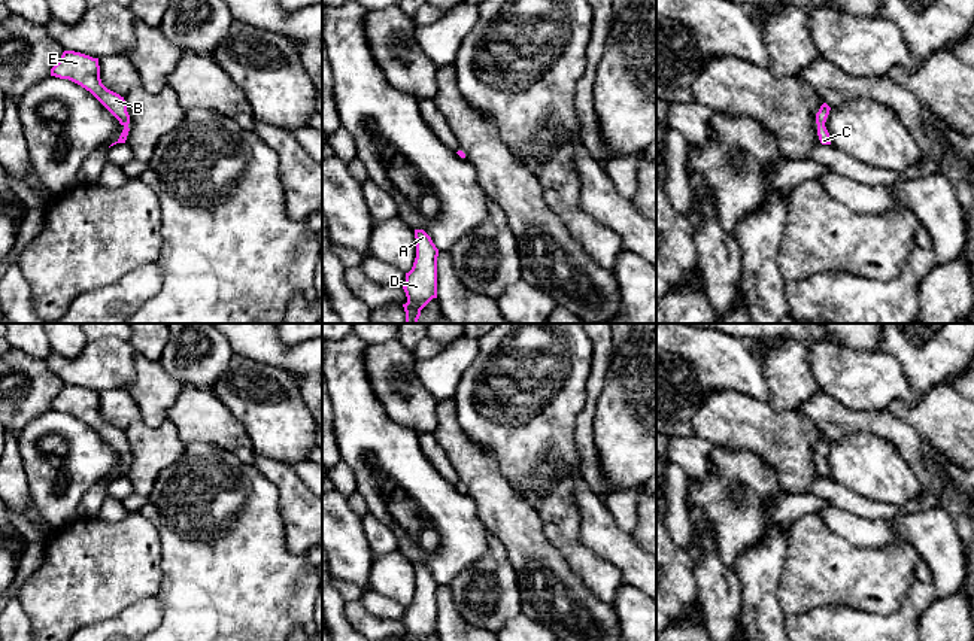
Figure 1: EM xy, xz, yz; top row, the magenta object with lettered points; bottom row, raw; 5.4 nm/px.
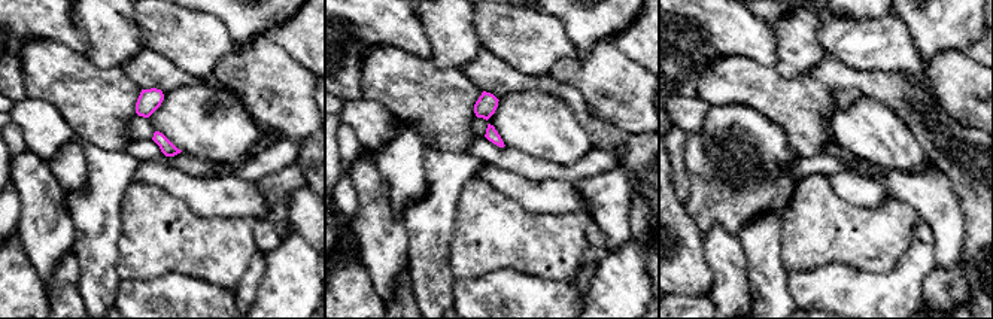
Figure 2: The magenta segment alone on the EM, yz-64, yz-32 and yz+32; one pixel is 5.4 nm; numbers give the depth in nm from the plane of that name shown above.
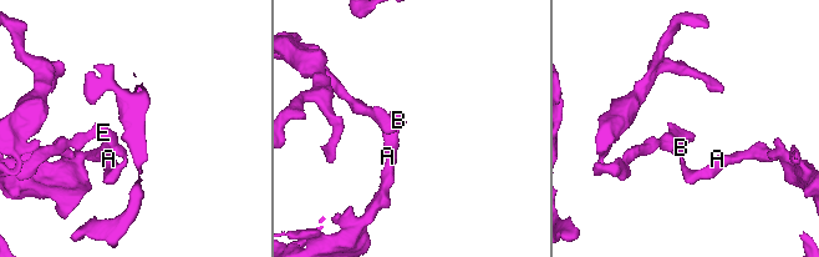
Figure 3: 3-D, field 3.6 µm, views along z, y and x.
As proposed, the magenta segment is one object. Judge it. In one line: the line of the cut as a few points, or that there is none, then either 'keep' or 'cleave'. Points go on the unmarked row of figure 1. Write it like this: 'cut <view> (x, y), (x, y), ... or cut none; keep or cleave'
cut none; keep

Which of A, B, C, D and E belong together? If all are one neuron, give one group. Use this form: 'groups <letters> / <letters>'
groups A B C D E

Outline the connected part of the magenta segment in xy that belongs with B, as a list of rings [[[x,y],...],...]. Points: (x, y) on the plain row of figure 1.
[[[64,385],[60,395],[51,402],[51,410],[69,413],[89,425],[124,461],[119,473],[110,480],[125,477],[130,465],[127,437],[124,431],[101,417],[98,392],[75,385]]]

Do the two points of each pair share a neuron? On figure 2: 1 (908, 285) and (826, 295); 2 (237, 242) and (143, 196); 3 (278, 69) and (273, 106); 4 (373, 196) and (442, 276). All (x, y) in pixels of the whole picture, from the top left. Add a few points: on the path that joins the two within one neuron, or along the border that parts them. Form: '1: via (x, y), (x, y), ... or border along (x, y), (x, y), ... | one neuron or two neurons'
1: via (887, 291), (847, 291) | one neuron
2: via (213, 242), (196, 242), (172, 219), (167, 219) | one neuron
3: via (275, 78), (275, 97) | one neuron
4: border along (403, 218), (409, 263) | two neurons

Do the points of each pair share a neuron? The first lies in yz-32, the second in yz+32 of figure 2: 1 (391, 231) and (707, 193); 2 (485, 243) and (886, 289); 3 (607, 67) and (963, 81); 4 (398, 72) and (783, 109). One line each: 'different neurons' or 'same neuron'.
1: different neurons
2: different neurons
3: same neuron
4: same neuron

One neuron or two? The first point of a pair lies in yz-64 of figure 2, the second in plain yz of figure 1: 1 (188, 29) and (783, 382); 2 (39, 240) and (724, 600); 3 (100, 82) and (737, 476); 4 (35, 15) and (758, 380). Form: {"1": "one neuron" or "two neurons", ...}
{"1": "two neurons", "2": "one neuron", "3": "two neurons", "4": "one neuron"}

